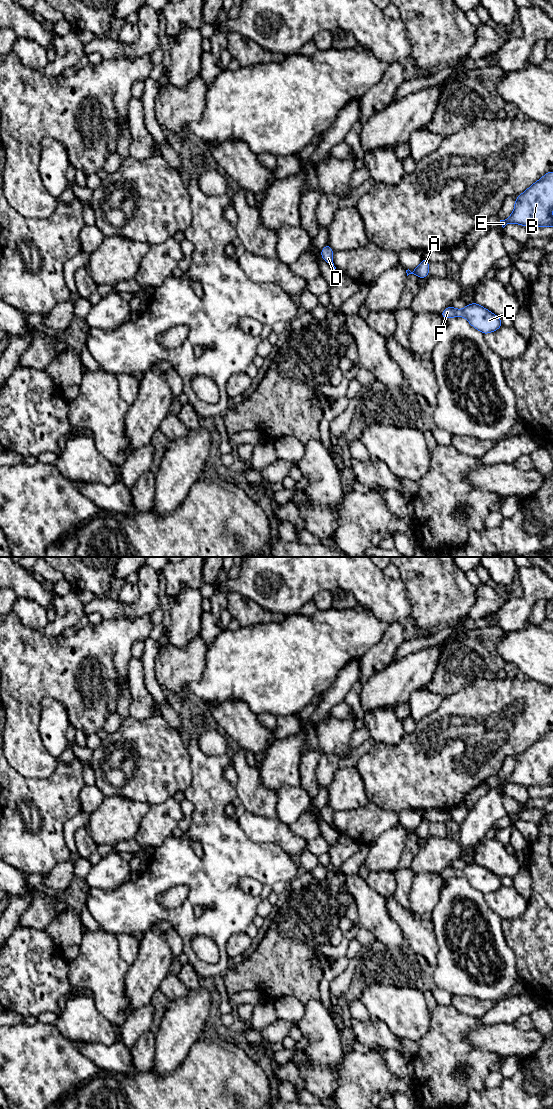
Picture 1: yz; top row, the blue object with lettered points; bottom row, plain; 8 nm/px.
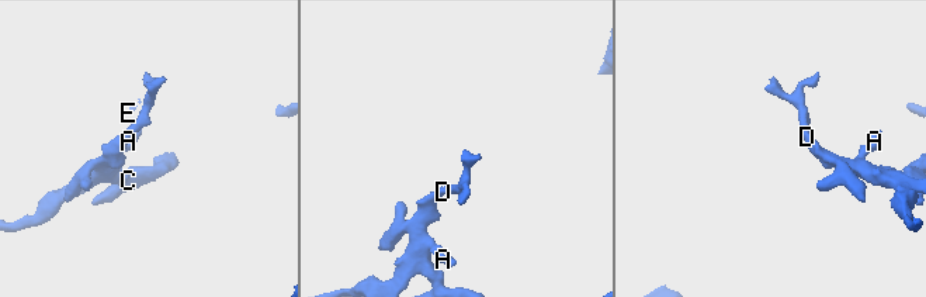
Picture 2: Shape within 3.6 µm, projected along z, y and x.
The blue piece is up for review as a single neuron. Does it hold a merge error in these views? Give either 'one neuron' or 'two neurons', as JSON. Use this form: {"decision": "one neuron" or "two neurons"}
{"decision": "one neuron"}

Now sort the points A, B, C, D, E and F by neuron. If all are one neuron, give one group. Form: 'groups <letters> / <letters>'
groups A B C D E F

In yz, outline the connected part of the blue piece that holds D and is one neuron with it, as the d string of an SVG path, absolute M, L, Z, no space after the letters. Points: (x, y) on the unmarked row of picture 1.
M329 804L325 805L320 813L323 820L329 825L331 825L334 829L336 829L333 823L334 811L331 809L330 805Z

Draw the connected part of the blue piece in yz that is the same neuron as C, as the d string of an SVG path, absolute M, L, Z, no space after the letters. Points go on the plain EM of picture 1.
M476 862L467 864L464 869L455 869L452 865L450 865L448 868L443 870L440 875L444 879L465 877L472 887L479 890L484 895L497 891L500 887L502 887L500 877Z

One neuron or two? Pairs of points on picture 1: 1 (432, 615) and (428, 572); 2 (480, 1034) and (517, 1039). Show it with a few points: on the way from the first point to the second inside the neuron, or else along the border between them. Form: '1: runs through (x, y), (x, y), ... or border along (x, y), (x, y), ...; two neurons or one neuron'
1: runs through (432, 604), (431, 583); one neuron
2: runs through (489, 1038), (508, 1039); one neuron

